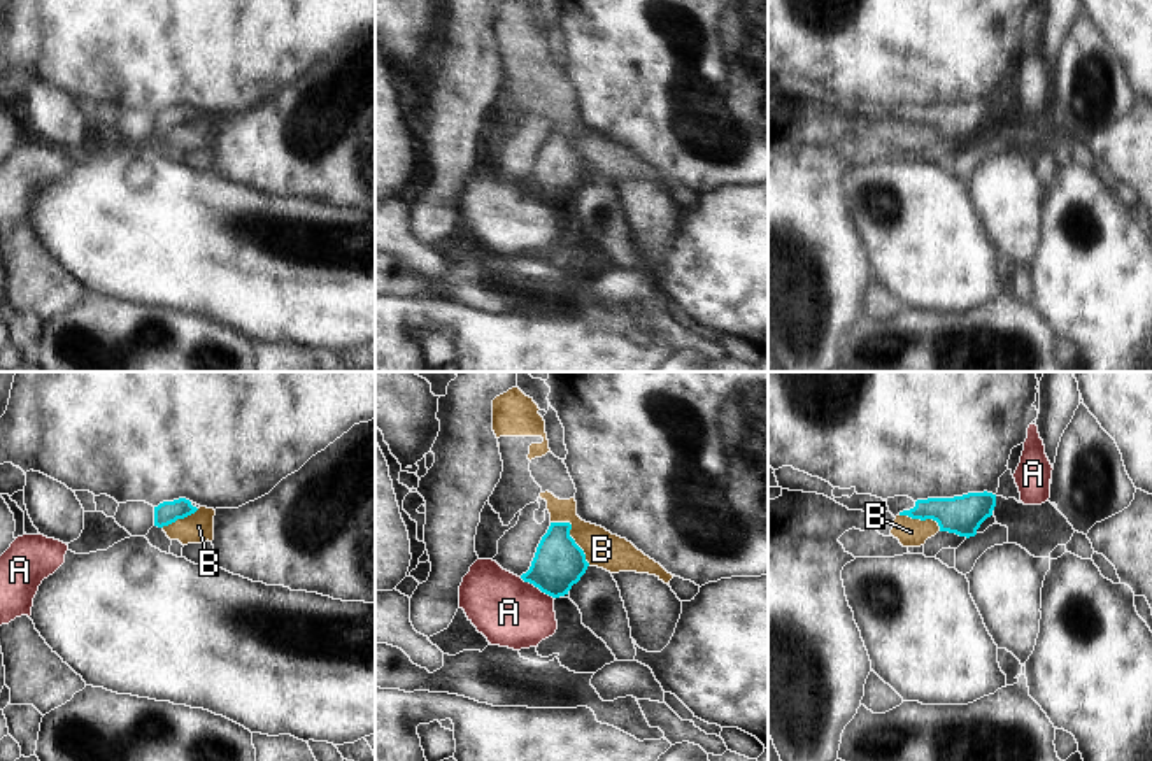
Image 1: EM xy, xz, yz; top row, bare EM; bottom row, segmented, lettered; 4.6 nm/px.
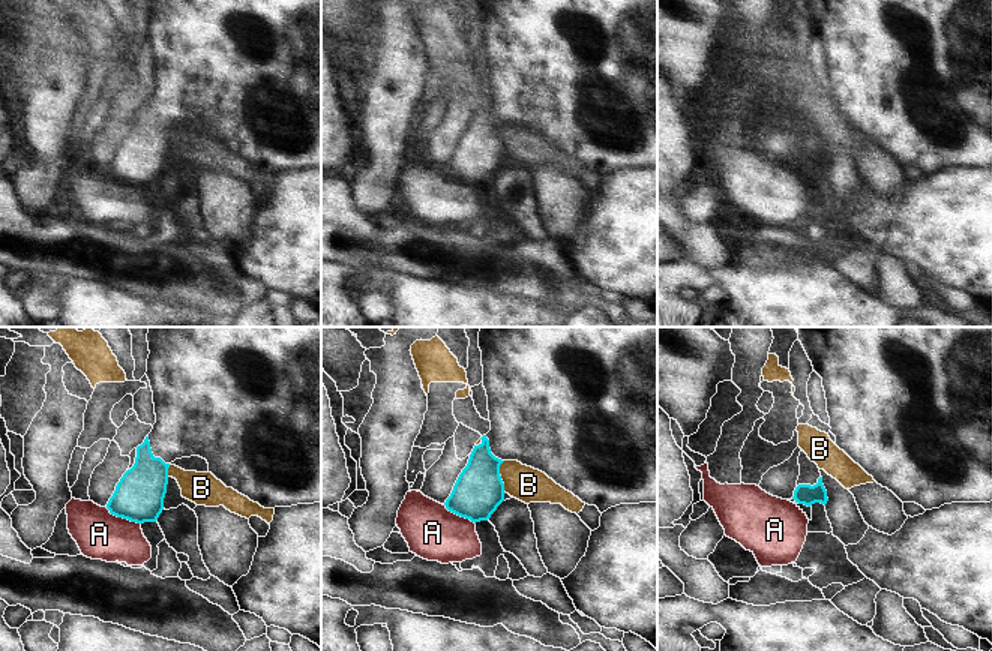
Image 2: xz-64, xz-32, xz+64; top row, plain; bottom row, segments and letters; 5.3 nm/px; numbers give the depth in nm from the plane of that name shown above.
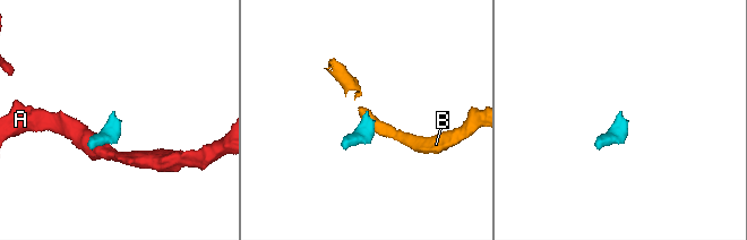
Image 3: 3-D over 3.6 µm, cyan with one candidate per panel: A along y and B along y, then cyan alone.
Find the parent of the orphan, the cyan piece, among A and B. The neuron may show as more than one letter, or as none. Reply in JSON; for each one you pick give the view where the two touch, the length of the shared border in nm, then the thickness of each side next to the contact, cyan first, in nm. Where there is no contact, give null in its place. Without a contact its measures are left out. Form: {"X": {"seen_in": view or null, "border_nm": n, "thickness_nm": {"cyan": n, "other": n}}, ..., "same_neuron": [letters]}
{"same_neuron": []}

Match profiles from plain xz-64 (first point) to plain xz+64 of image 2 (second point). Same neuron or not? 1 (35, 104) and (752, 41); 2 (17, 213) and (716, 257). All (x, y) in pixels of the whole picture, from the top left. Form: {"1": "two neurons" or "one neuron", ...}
{"1": "one neuron", "2": "one neuron"}

